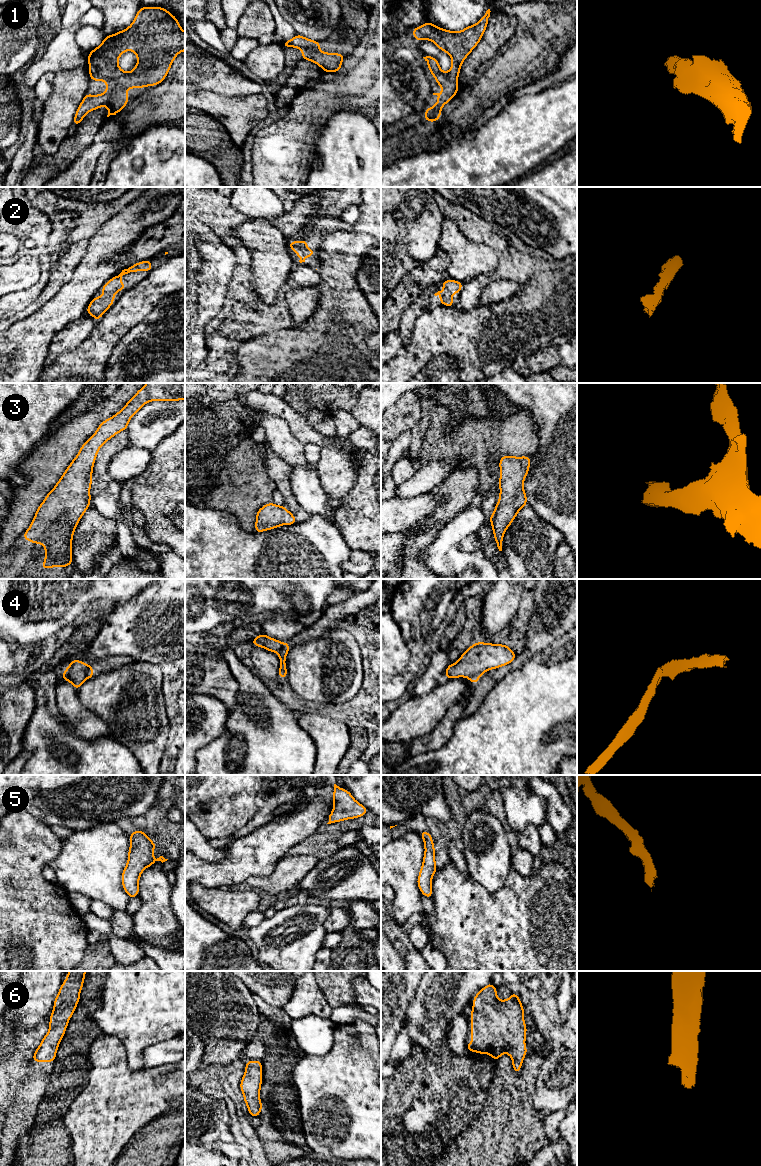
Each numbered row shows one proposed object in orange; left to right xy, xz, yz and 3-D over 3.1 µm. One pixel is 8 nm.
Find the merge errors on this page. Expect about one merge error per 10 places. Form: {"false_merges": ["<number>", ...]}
{"false_merges": ["4"]}

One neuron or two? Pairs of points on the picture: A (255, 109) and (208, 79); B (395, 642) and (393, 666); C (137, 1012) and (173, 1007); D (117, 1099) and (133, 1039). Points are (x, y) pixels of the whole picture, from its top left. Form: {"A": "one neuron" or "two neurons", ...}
{"A": "two neurons", "B": "one neuron", "C": "one neuron", "D": "two neurons"}

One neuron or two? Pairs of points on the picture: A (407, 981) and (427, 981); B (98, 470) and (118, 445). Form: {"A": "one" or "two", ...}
{"A": "two", "B": "one"}

